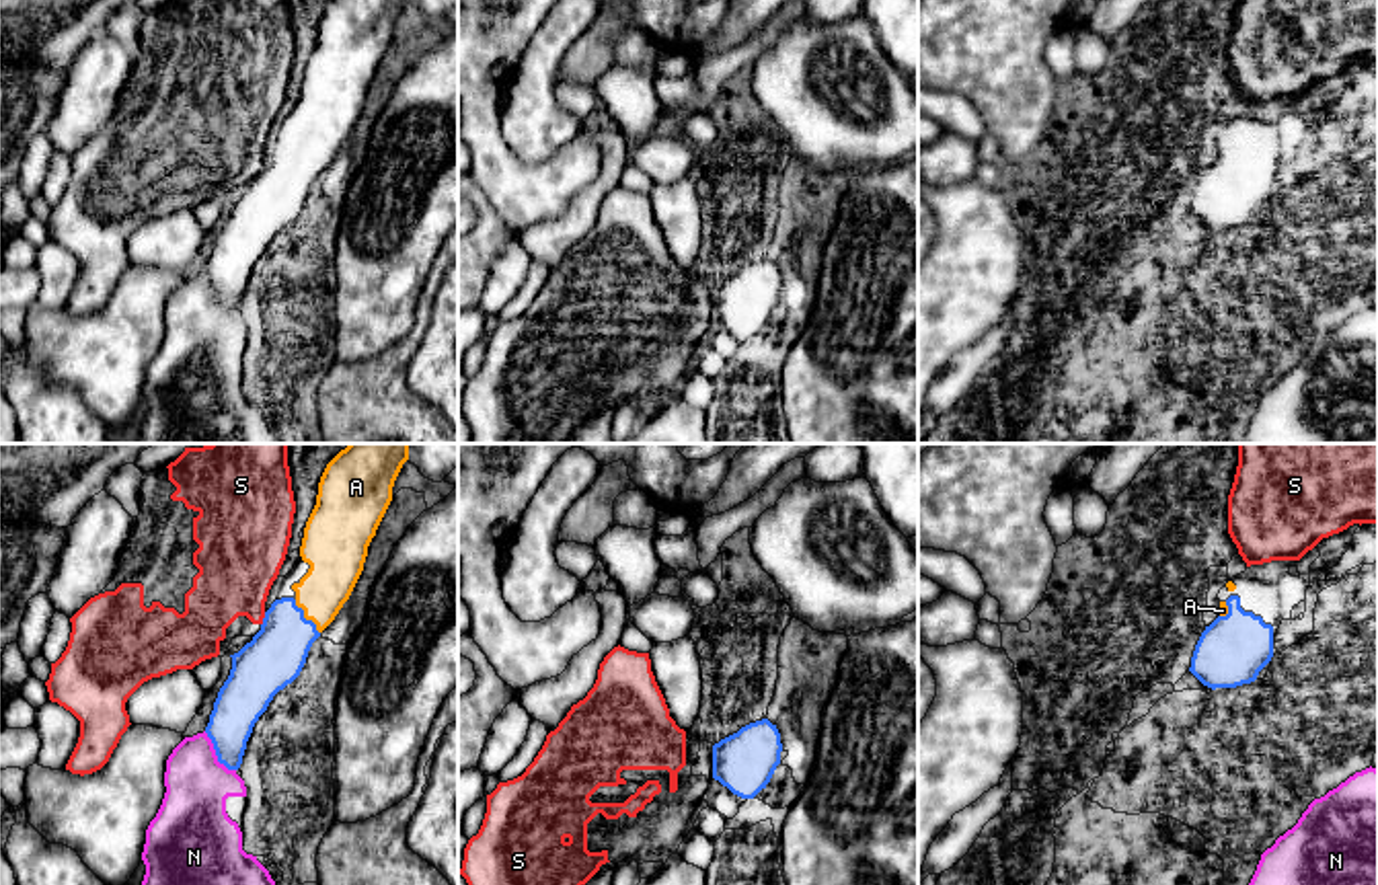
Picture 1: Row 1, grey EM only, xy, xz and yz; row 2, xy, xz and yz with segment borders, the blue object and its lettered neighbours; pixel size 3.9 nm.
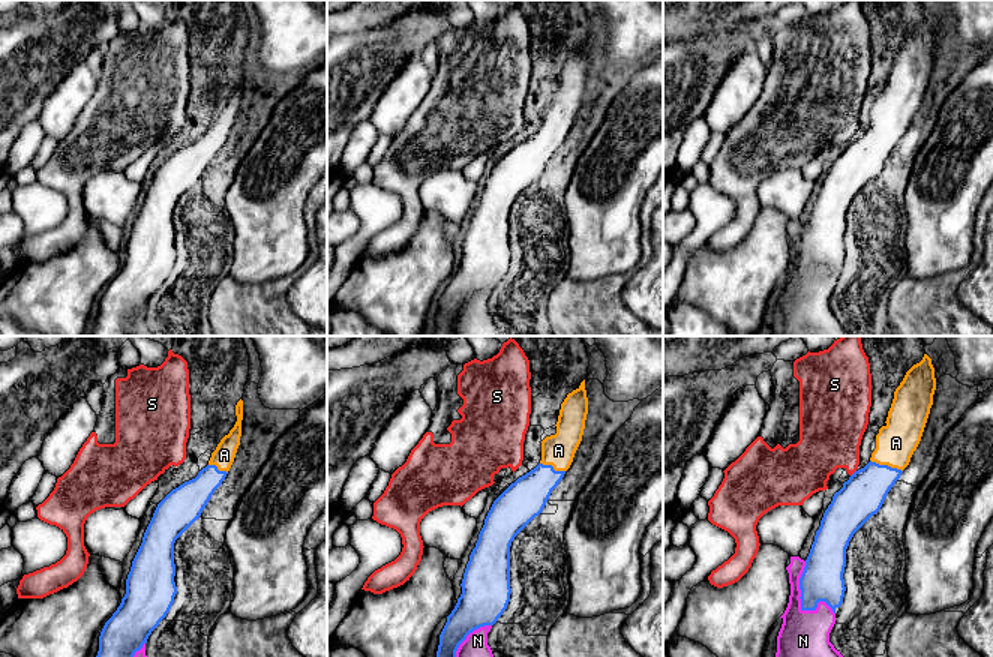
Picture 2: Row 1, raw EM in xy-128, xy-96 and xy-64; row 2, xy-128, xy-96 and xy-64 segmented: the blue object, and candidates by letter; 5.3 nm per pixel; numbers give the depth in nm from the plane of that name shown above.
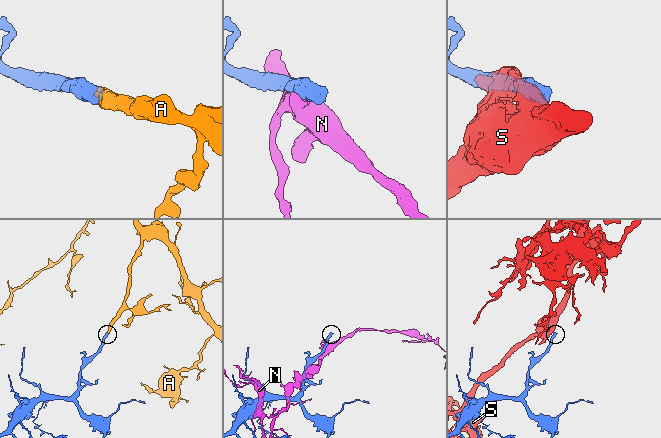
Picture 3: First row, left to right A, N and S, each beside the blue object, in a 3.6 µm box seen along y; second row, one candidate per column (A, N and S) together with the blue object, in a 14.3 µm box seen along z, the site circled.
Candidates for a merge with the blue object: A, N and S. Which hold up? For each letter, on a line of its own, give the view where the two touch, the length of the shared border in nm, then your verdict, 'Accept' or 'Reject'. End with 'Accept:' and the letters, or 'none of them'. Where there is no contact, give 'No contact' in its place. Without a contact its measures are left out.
A: Touches blue in xy. Shared border 170 nm. Accept
N: Touches blue in xy. Shared border 200 nm. Reject
S: Touches blue in xy. Shared border 60 nm. Reject
Accept: A

